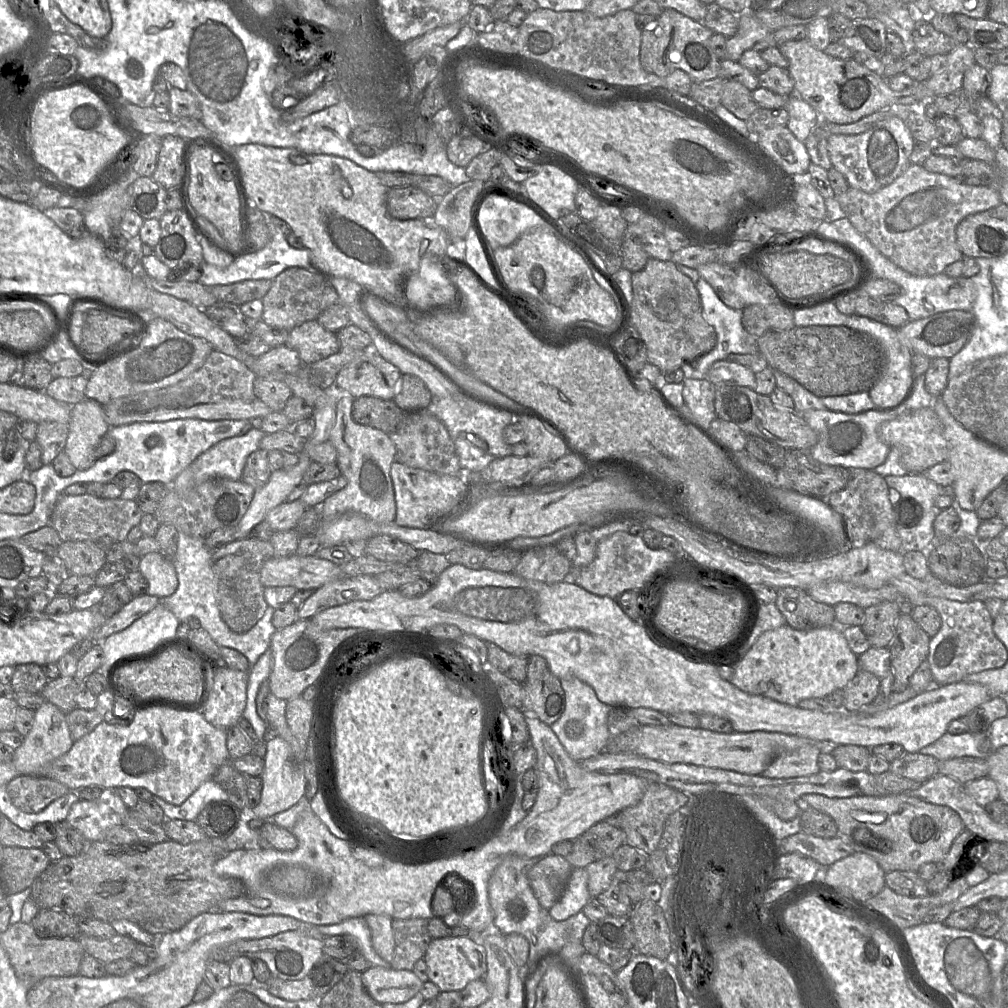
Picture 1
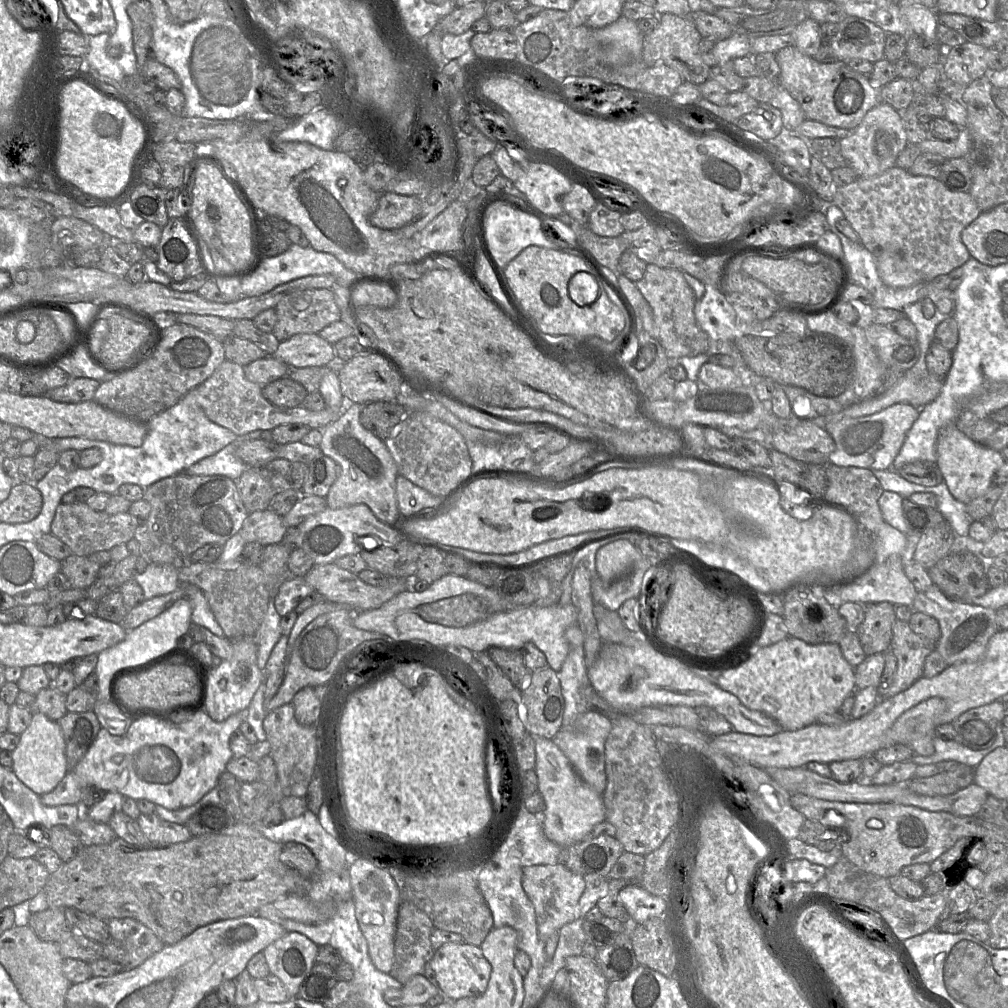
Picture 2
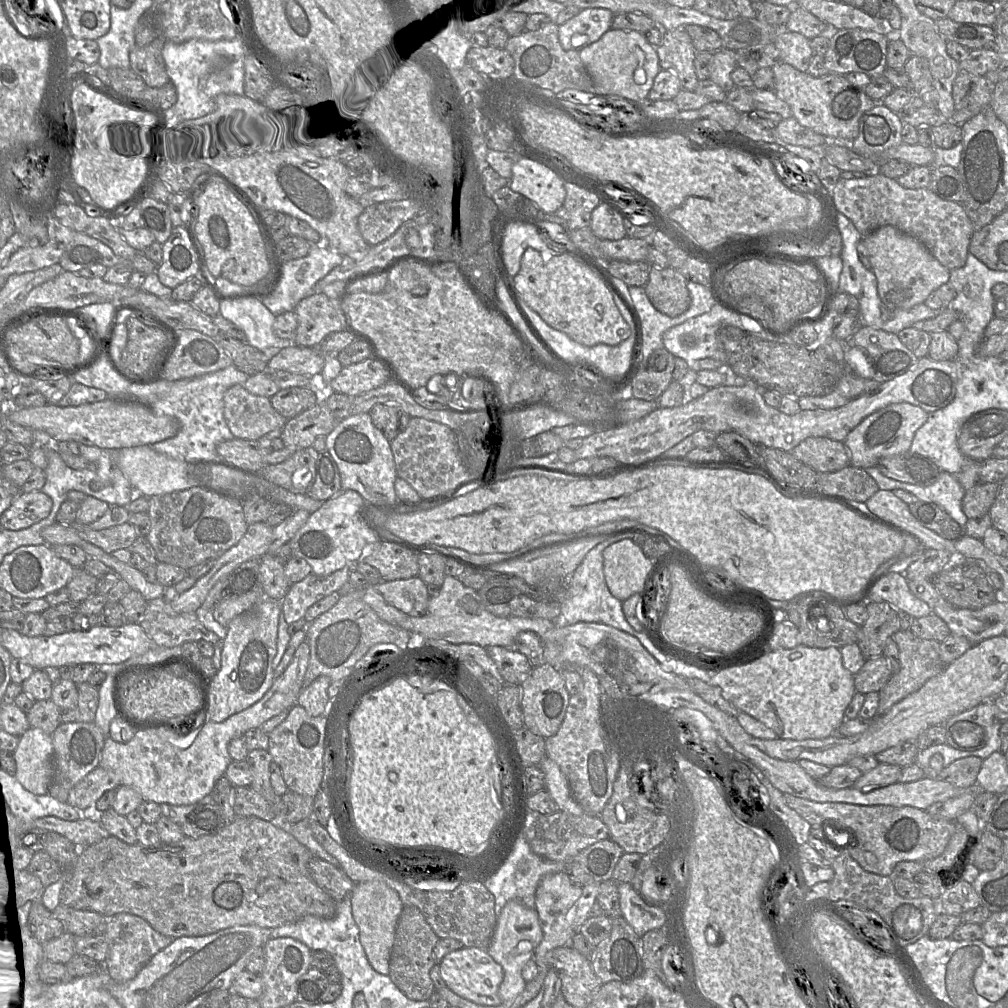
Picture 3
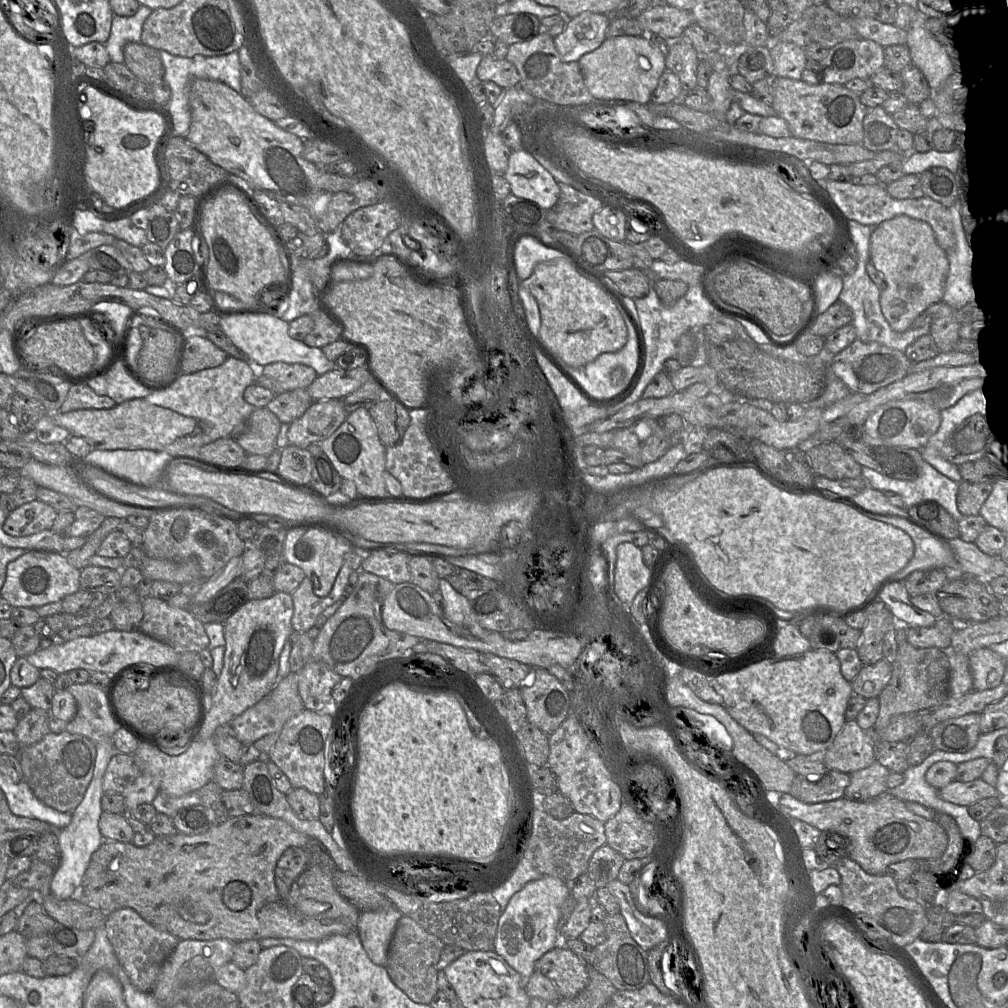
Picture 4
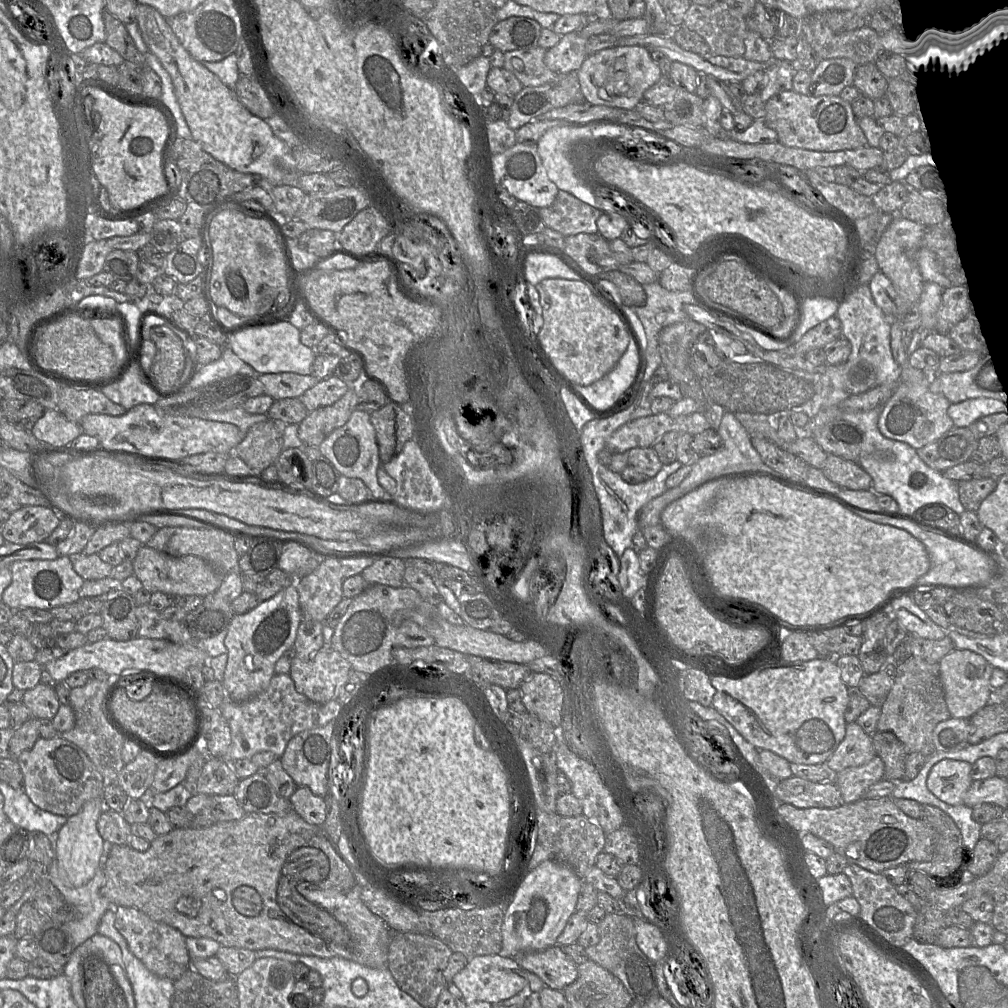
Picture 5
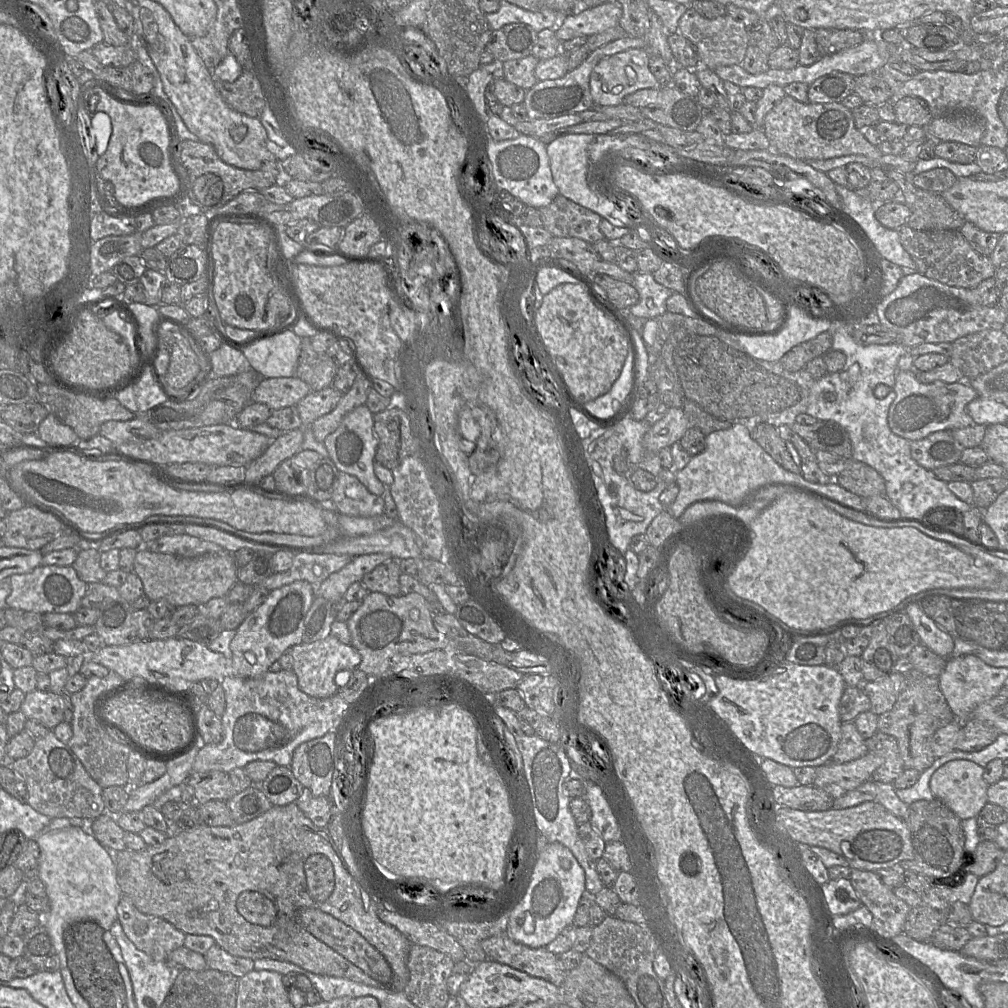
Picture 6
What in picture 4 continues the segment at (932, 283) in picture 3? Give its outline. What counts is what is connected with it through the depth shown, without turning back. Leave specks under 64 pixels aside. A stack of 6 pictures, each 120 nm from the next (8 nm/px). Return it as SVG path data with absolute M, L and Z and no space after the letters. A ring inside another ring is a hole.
M907 215L882 222L871 233L869 257L874 267L883 275L885 288L880 293L880 306L894 331L907 331L916 317L929 306L943 300L949 262L946 252L938 245L927 222Z

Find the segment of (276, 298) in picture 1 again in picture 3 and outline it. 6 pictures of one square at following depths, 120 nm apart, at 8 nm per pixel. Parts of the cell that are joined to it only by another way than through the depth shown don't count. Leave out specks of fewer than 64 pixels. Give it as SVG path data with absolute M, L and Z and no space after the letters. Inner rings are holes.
M316 292L302 299L294 312L297 315L298 327L294 344L306 347L317 347L320 342L332 333L347 329L347 317L338 308L338 301L331 300L325 293Z

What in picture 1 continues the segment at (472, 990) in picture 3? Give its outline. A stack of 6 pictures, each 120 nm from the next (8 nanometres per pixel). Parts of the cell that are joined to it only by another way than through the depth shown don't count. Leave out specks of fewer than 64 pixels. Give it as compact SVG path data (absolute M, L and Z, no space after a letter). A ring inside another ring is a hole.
M468 936L432 939L423 957L428 977L441 992L462 991L469 982L483 979L487 972L486 951L482 944Z

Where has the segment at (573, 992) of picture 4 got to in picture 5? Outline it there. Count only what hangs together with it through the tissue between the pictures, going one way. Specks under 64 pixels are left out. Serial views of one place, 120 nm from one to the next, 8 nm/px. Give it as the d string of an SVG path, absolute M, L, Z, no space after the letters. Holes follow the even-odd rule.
M558 945L509 957L515 957L523 969L537 975L552 989L563 991L578 977L578 965Z

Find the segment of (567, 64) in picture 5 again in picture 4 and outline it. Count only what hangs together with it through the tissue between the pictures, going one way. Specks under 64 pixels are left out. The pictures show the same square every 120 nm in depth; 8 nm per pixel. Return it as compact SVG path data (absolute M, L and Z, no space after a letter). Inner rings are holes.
M582 12L571 18L564 31L554 37L555 48L563 62L578 61L584 54L597 49L605 38L609 17L595 12Z

